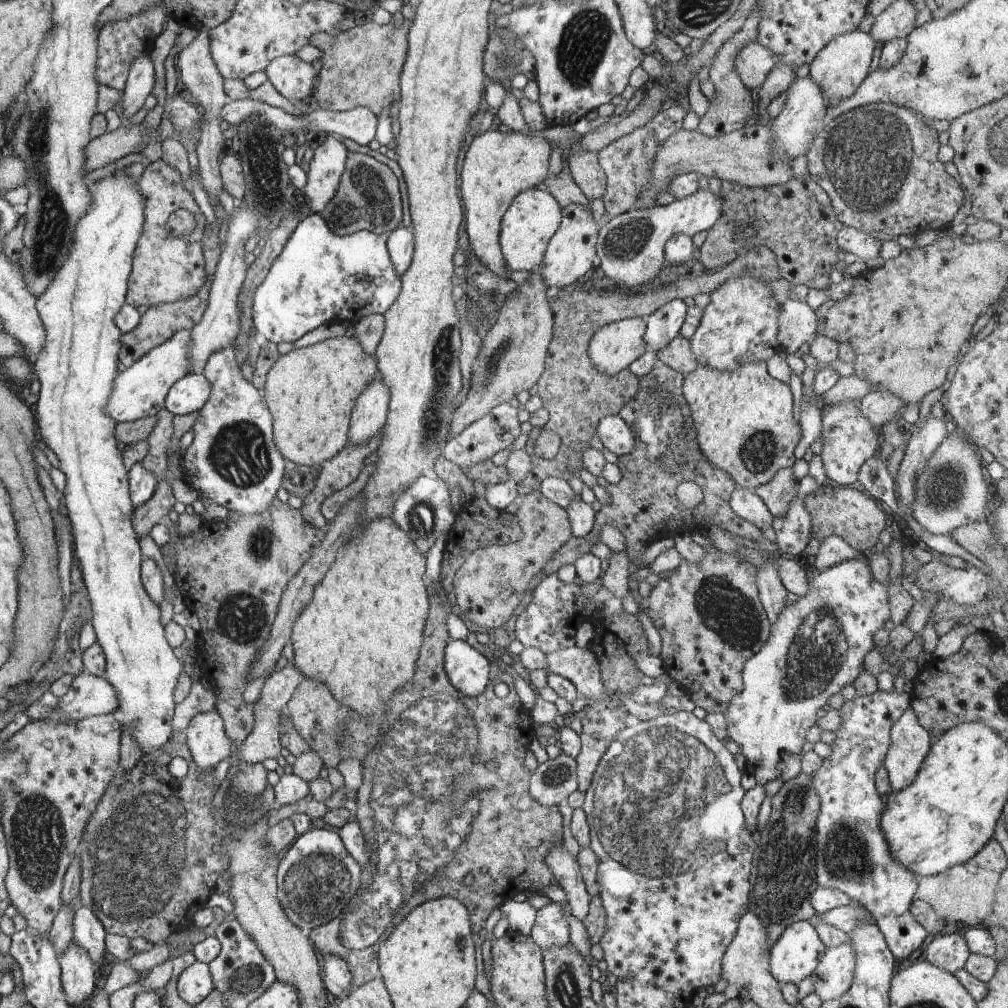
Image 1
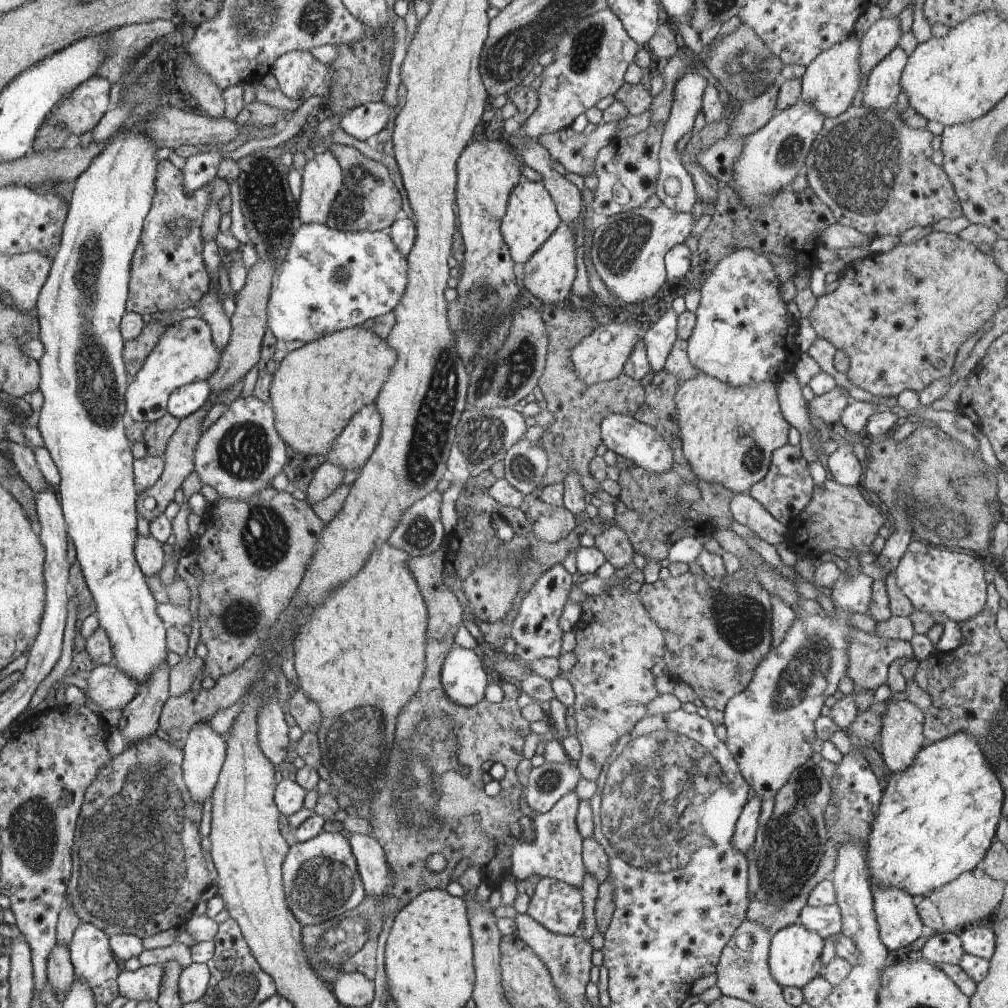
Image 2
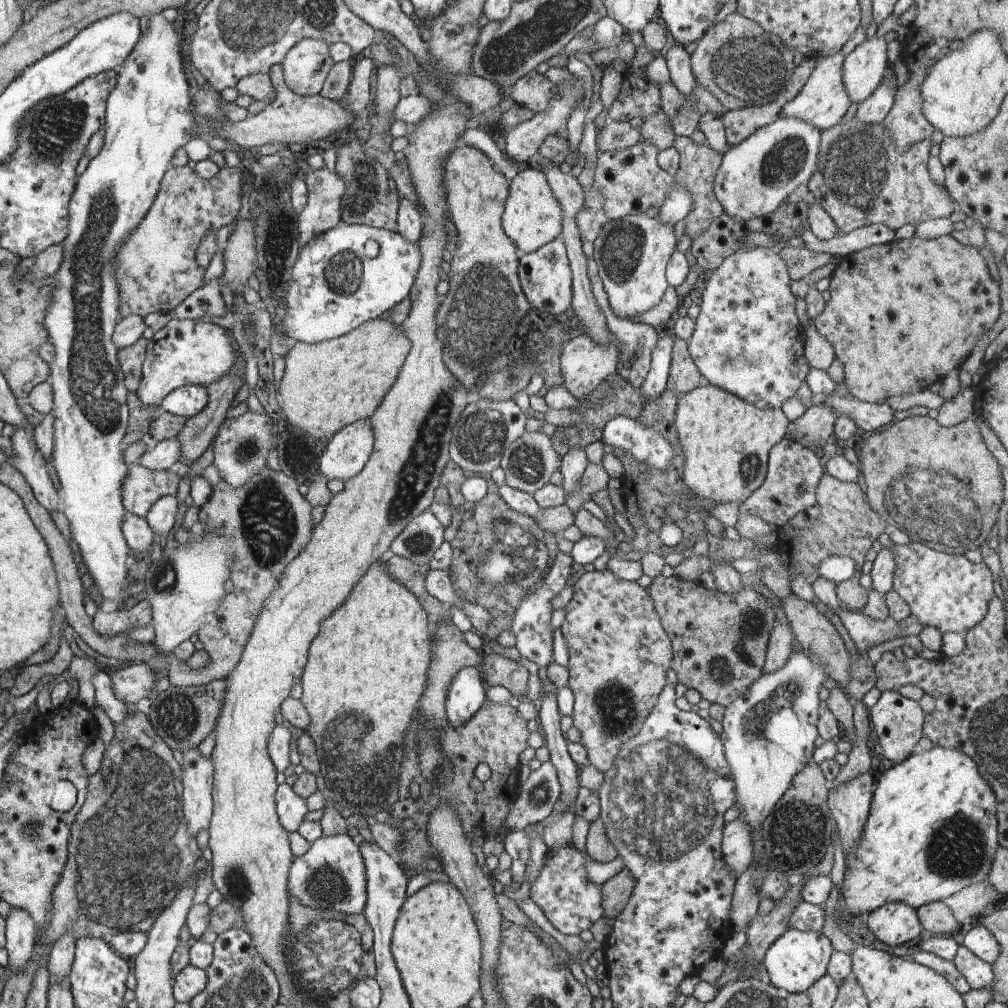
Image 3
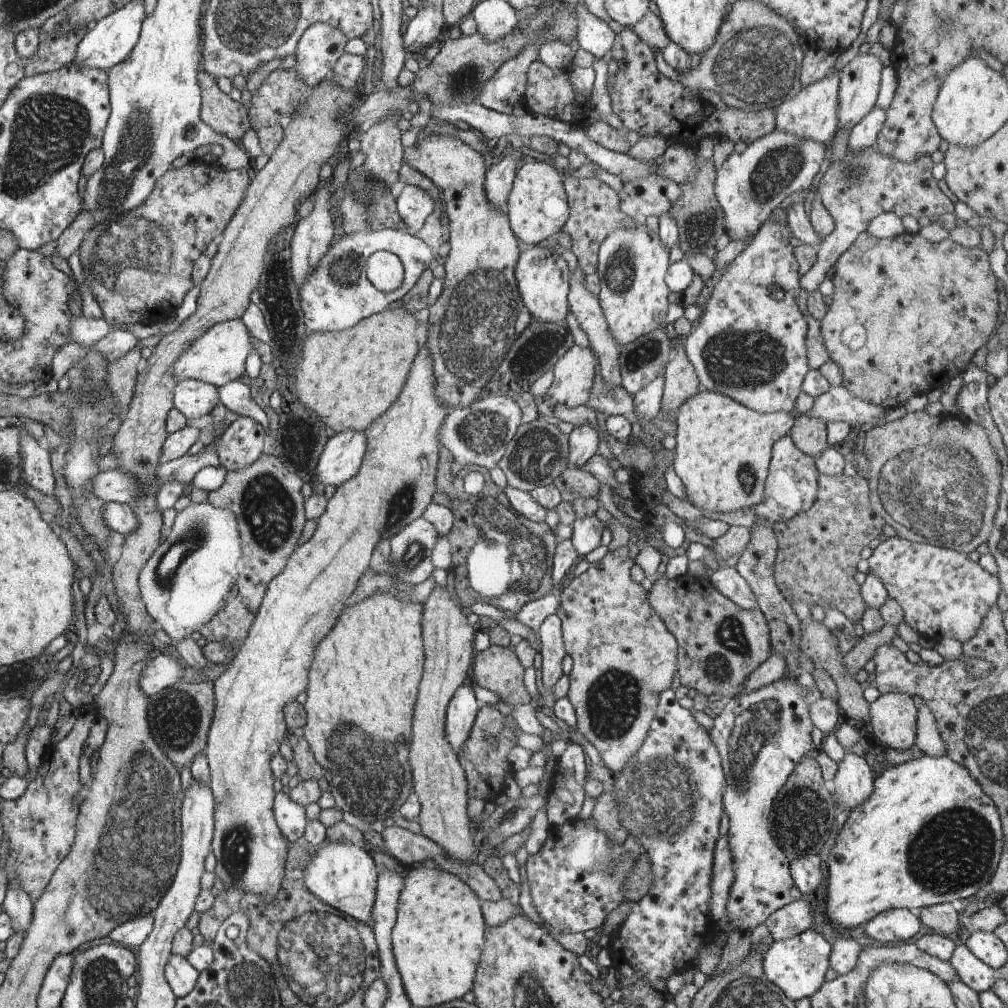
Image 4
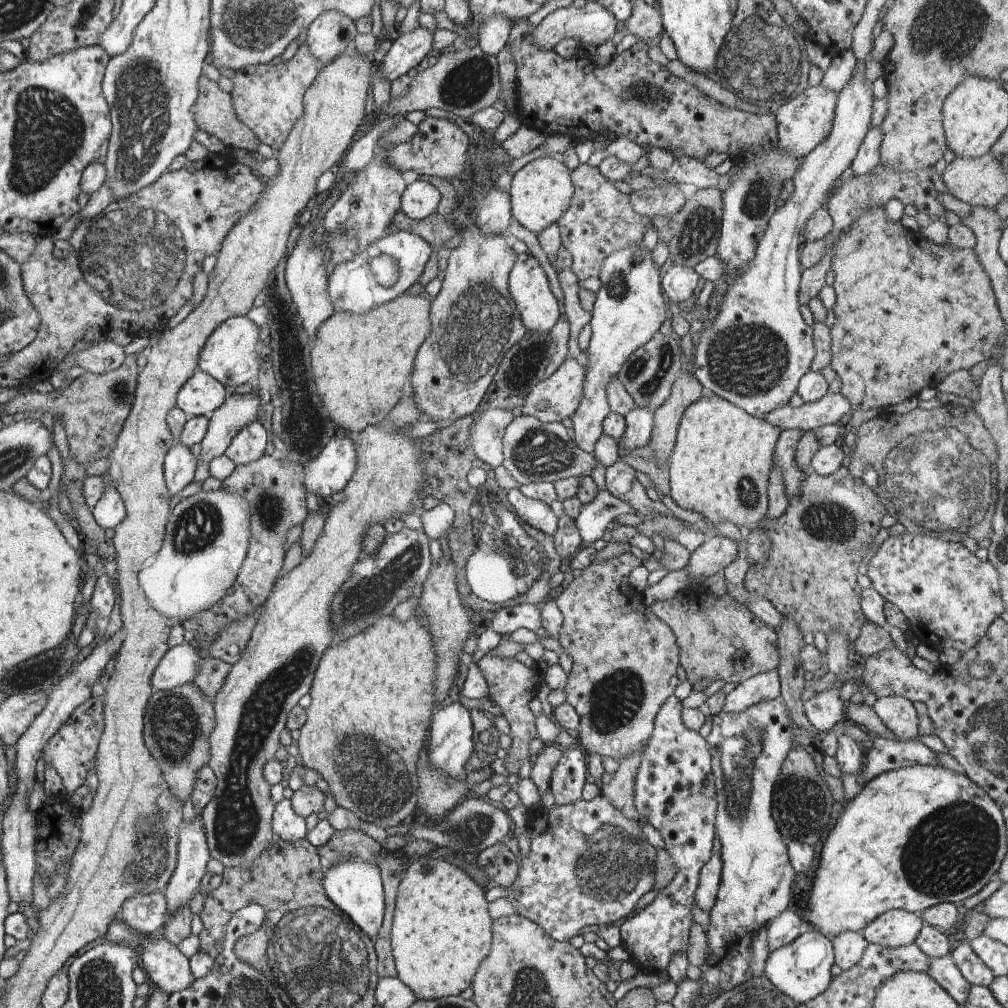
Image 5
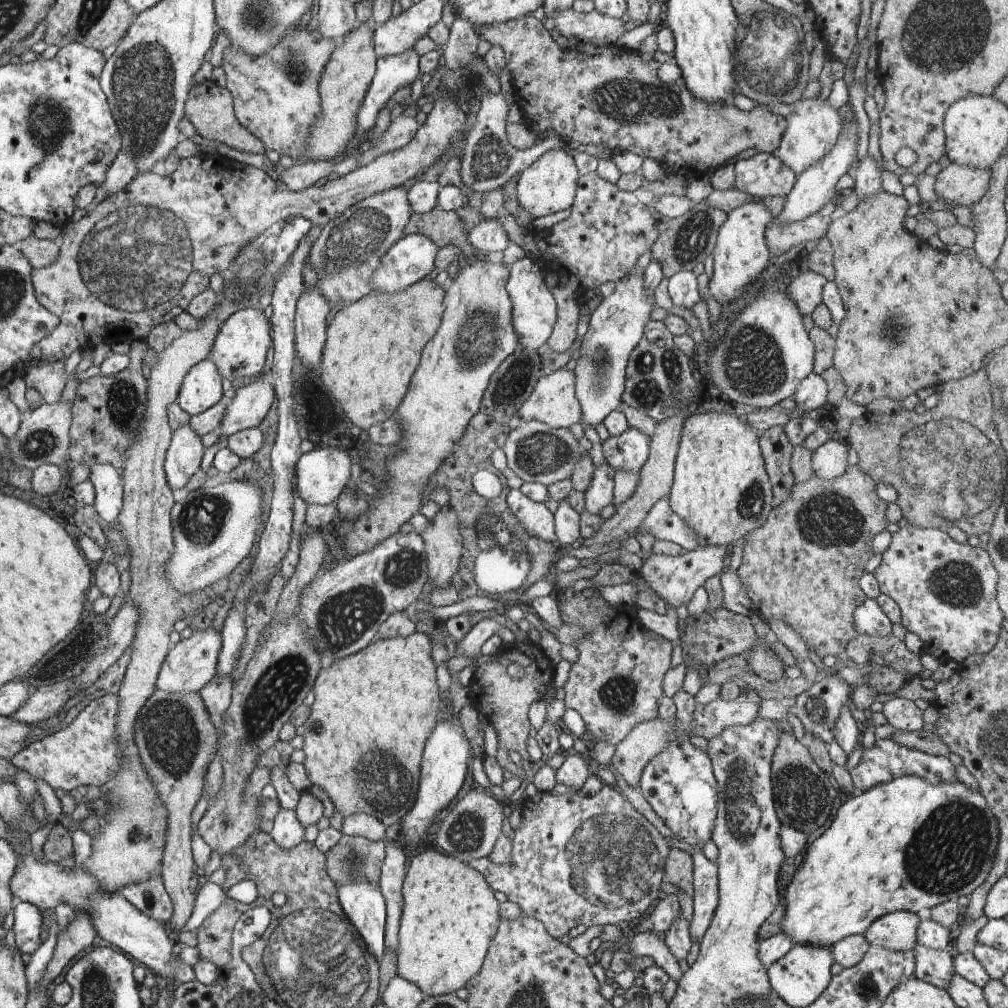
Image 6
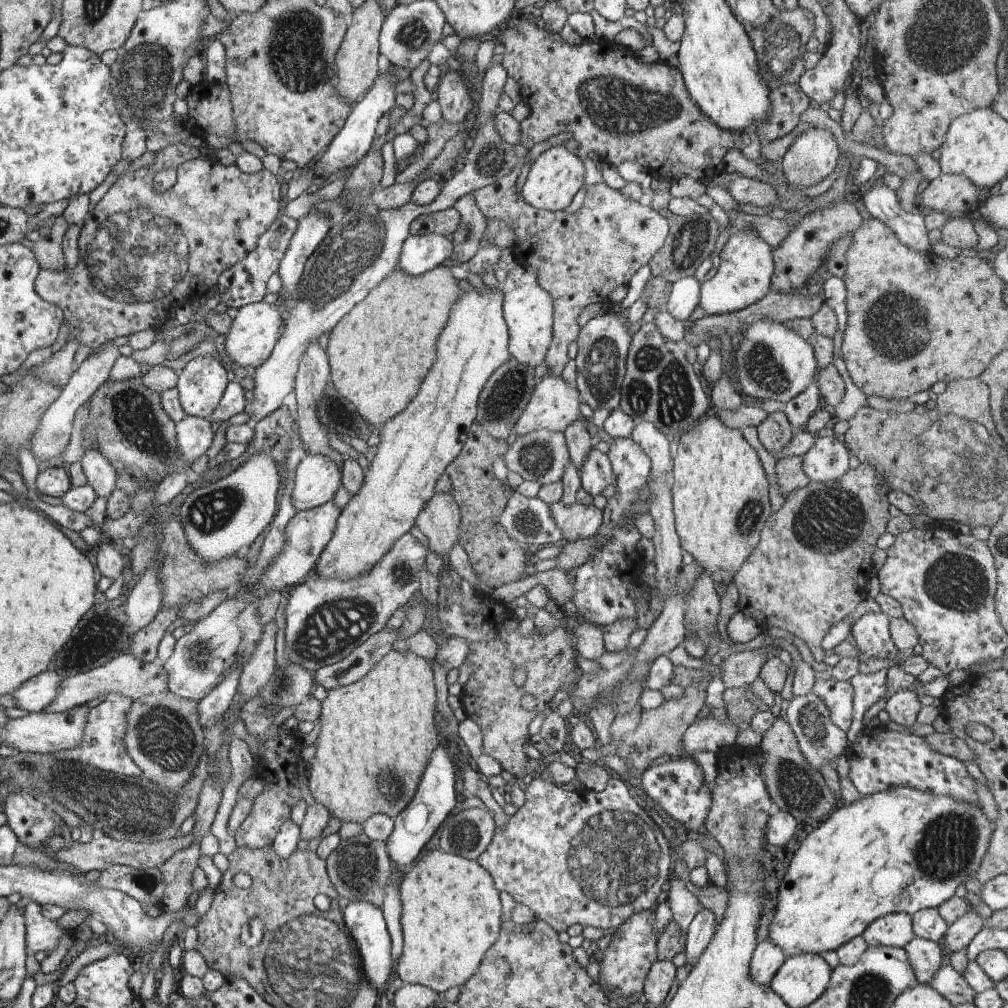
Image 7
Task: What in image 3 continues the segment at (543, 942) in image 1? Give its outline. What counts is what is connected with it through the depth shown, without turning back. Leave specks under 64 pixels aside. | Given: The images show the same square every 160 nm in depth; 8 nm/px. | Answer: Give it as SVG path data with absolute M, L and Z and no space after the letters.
M575 846L547 849L545 863L537 879L529 886L529 898L540 907L550 924L566 936L579 935L604 915L602 885L588 881L586 867L584 867L587 860L592 860L589 854L579 852Z

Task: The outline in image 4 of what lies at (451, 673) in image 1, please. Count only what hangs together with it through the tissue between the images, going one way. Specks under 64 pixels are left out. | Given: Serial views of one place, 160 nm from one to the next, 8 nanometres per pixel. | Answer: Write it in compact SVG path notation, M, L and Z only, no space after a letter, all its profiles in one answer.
M460 685L448 703L445 716L445 735L458 753L469 737L477 712L480 710L472 687Z

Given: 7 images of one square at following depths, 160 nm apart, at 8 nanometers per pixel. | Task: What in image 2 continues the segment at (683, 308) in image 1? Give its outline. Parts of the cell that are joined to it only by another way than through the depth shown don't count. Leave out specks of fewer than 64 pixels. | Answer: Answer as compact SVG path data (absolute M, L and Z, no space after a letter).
M674 309L668 310L658 322L646 324L642 340L647 348L647 359L651 370L659 373L677 339L677 315Z

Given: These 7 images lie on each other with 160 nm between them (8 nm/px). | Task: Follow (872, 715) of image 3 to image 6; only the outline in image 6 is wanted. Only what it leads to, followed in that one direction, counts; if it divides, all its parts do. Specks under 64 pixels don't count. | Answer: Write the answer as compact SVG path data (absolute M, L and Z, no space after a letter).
M895 697L884 703L882 713L887 722L900 731L919 731L924 726L922 713L914 701L906 698Z

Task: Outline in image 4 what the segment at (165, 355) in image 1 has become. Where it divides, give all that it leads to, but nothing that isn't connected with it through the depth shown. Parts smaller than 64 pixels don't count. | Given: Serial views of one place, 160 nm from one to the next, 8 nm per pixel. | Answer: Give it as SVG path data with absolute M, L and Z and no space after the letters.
M232 319L210 327L199 339L196 339L187 351L179 356L173 367L173 373L179 380L198 379L218 388L226 386L231 381L238 381L244 374L244 364L248 354L252 352L253 342L250 334L240 319Z

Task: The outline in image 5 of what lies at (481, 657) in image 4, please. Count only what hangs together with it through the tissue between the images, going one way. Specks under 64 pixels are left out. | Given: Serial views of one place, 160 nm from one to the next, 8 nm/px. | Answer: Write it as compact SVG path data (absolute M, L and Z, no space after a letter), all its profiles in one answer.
M490 653L481 658L478 667L482 671L482 675L488 683L488 694L492 701L496 702L502 709L502 714L510 725L511 732L509 734L512 740L510 752L506 758L503 758L506 770L511 774L519 772L520 767L529 756L529 743L537 735L536 719L534 713L530 710L530 700L537 696L537 692L541 686L539 672L526 668L522 662L516 658L506 658L504 656L493 656Z

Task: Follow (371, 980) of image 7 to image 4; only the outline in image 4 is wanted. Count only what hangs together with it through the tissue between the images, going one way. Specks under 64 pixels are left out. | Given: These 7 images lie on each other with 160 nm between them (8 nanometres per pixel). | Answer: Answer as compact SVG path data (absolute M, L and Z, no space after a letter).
M349 842L322 843L316 854L311 854L305 869L305 883L308 890L326 904L331 904L340 909L340 912L345 912L346 916L352 916L353 919L372 927L379 873L376 855L368 852L367 848L358 848Z

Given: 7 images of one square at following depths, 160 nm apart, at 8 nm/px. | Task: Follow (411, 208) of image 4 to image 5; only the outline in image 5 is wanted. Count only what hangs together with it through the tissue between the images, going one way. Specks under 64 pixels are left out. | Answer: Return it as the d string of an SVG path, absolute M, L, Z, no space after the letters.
M418 179L403 193L401 210L410 219L424 220L436 213L440 200L440 192L432 184Z

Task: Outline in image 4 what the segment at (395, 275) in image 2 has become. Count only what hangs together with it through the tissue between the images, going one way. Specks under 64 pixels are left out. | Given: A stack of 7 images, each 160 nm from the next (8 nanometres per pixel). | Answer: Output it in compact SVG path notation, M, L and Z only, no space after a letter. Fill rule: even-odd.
M368 228L351 235L340 235L299 292L308 333L352 328L363 318L387 309L392 302L402 299L411 290L420 275L428 269L433 257L433 250L428 244L408 230L375 231ZM378 251L390 251L402 261L403 283L395 291L382 292L368 280L365 263L371 254Z

